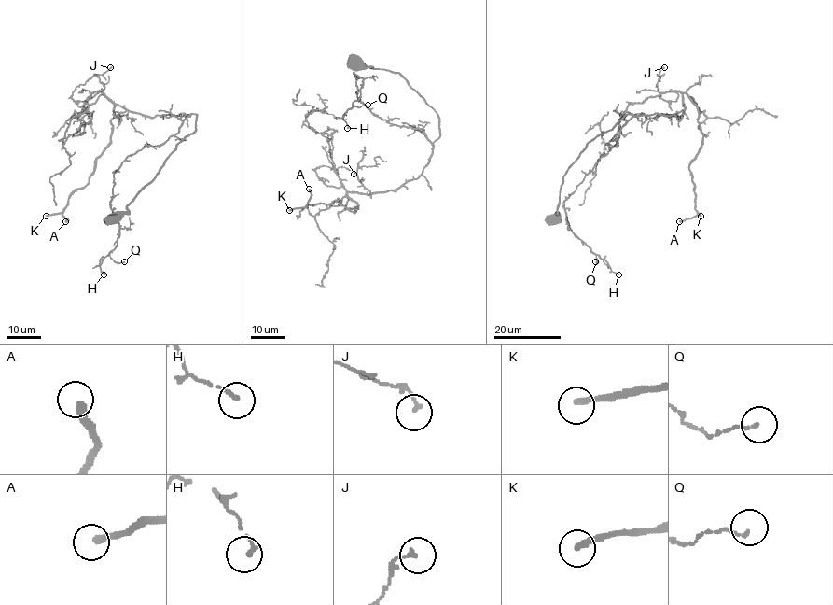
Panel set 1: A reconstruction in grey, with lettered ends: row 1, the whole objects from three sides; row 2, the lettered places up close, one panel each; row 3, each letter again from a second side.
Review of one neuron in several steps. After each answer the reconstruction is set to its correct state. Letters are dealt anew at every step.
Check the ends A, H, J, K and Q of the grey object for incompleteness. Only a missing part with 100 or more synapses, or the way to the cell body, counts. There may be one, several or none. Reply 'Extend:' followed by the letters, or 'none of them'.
Extend: A, K

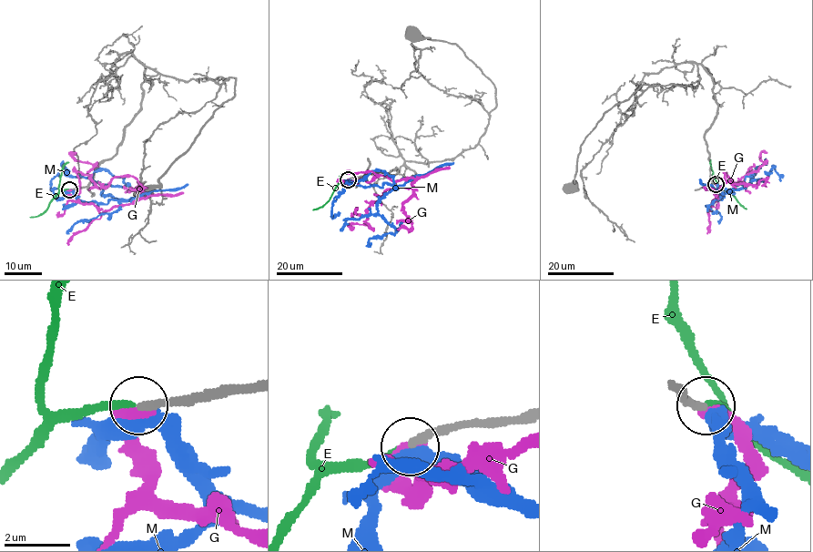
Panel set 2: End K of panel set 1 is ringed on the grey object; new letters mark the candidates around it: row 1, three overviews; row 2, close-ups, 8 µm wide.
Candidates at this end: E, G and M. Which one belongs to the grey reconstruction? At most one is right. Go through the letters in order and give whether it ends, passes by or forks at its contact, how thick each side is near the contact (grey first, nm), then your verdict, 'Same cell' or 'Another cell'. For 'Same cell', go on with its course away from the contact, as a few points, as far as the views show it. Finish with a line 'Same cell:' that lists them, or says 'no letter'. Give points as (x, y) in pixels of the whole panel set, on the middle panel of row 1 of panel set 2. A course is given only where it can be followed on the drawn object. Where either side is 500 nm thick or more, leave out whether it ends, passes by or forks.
E: It ends there. Thickness 240 nm (grey) against 200 nm. Same cell. Its course: (348, 179), (340, 180), (322, 206), (313, 209)
G: It ends there. Thickness 260 nm (grey) against 360 nm. Another cell
M: It passes by. Thickness 240 nm (grey) against 480 nm. Another cell
Same cell: E

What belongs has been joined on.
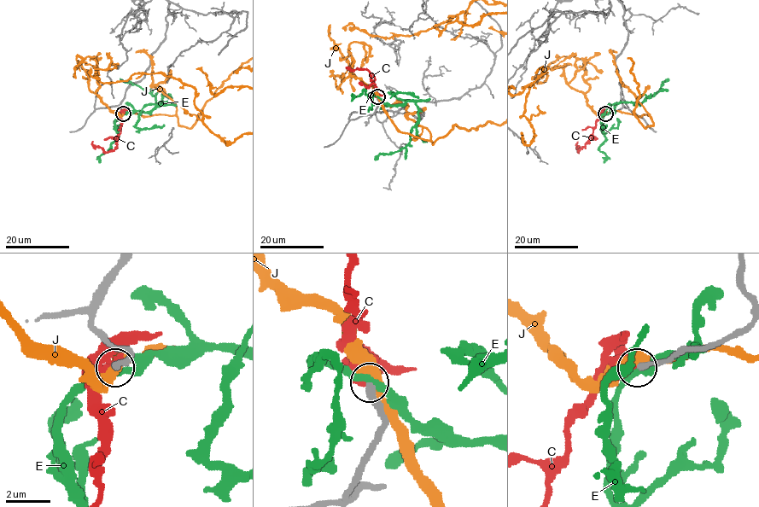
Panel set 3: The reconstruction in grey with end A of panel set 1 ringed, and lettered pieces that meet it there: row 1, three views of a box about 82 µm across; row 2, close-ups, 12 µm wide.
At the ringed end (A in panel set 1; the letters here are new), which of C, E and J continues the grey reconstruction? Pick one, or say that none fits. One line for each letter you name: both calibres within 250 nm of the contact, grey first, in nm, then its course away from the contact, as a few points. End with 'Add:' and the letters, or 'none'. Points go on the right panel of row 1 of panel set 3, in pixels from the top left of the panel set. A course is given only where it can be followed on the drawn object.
Add: none

